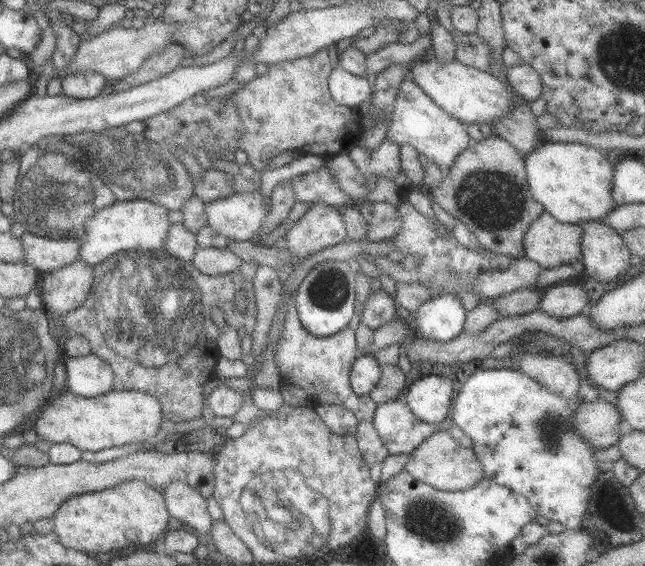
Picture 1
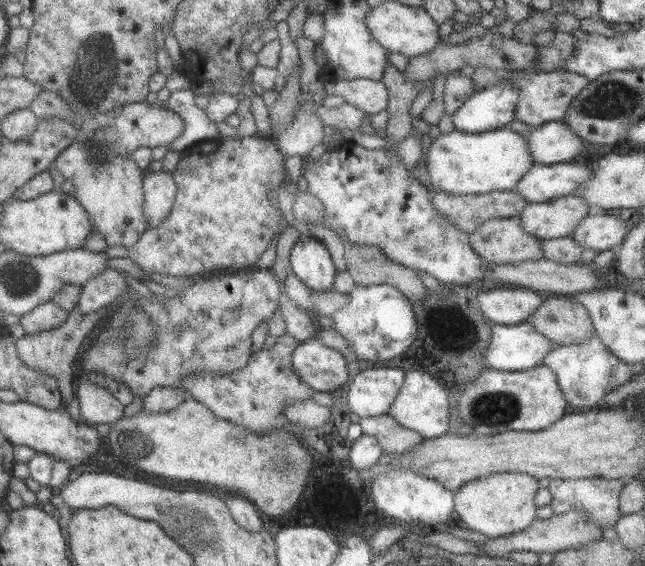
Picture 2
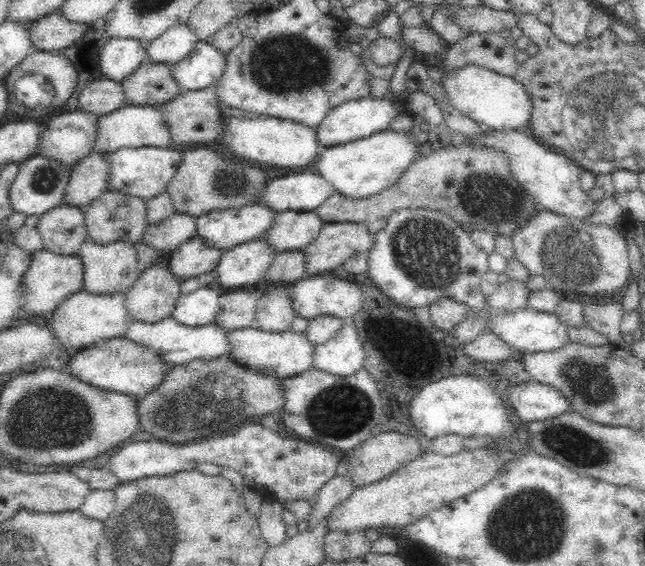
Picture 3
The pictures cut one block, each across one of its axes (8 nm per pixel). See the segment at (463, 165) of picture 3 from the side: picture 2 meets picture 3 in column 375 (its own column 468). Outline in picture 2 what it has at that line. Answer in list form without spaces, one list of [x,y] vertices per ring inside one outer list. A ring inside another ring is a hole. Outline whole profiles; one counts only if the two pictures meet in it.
[[[435,190],[431,197],[431,206],[467,234],[472,233],[483,221],[517,217],[527,203],[529,202],[514,190],[457,196]]]

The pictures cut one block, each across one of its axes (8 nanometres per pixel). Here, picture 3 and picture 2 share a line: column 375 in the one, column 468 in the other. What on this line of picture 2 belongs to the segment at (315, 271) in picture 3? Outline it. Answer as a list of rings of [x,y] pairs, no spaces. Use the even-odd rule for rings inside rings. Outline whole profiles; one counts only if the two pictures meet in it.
[[[518,217],[483,221],[469,233],[468,244],[485,263],[513,264],[542,259],[540,240],[521,228]]]

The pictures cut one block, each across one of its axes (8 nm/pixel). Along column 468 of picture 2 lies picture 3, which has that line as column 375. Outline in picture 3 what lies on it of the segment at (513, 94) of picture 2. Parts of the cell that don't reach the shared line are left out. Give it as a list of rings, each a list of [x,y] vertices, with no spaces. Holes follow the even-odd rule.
[[[369,95],[360,99],[346,101],[344,104],[336,106],[328,114],[327,118],[324,118],[324,122],[316,128],[320,148],[353,142],[376,134],[376,132],[388,130],[394,119],[400,116],[400,110],[402,110],[402,107],[399,103],[384,97]]]

